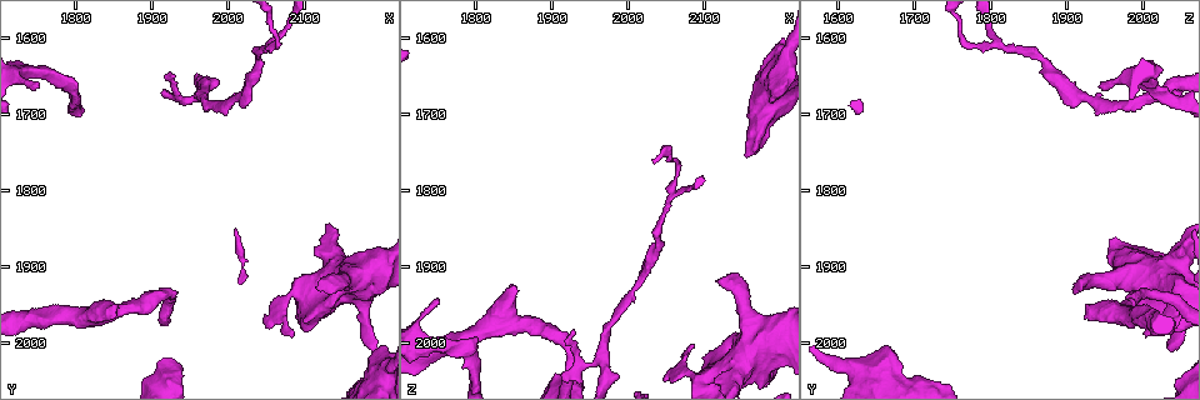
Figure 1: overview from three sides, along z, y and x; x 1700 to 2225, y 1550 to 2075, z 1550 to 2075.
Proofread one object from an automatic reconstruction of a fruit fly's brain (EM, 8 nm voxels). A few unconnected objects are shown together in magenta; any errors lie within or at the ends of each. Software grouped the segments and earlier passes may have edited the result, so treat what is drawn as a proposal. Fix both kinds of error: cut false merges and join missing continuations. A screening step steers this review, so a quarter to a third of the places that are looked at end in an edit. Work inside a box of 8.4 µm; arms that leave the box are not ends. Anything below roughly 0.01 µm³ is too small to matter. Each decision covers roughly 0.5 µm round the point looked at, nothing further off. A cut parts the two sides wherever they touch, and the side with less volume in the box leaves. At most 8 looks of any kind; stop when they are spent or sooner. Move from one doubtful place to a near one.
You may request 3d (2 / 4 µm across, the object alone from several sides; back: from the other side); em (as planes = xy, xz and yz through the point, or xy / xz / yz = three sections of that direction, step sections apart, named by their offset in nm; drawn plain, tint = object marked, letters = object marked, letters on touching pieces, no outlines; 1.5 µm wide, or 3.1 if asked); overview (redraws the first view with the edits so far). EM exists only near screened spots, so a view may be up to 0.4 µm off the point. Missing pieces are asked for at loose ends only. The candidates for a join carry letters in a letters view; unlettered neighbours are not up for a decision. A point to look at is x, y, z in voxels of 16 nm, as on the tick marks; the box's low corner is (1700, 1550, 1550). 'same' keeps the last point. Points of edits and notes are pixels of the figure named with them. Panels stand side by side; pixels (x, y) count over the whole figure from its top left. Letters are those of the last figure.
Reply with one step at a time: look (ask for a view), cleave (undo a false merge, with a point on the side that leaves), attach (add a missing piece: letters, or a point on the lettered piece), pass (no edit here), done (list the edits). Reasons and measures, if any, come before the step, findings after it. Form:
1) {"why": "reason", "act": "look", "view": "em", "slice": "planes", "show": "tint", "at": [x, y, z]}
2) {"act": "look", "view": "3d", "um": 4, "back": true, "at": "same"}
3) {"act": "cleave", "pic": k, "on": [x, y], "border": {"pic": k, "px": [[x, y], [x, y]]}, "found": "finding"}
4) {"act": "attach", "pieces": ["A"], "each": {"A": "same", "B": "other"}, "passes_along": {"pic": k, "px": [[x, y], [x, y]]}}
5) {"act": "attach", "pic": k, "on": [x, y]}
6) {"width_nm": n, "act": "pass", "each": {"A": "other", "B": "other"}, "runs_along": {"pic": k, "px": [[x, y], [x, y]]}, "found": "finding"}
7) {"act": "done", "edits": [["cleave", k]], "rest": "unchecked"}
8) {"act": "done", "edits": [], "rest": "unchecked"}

{"why": "branch stops here", "act": "look", "view": "3d", "um": 2, "at": [2120, 1930, 1920]}

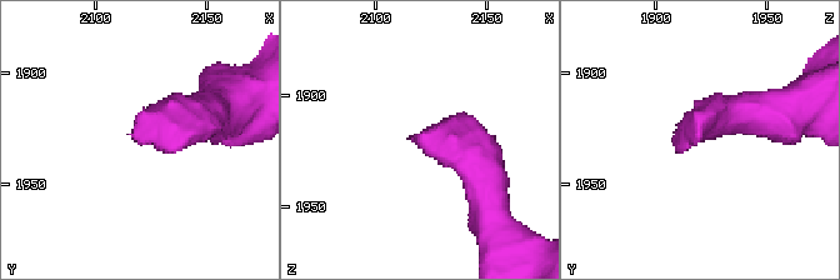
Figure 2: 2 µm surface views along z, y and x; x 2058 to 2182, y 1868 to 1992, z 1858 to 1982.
{"act": "look", "view": "em", "slice": "xz", "step": 8, "show": "tint", "at": [2118, 1930, 1921]}

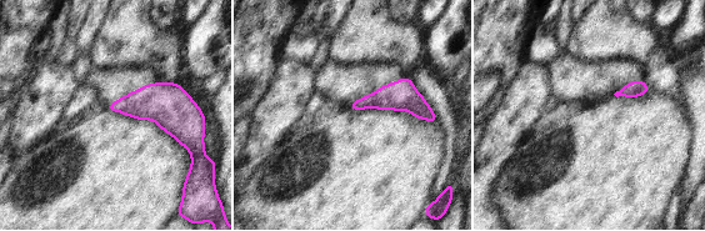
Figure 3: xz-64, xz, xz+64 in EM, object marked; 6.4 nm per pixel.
{"act": "look", "view": "em", "slice": "planes", "show": "letters", "at": "same"}

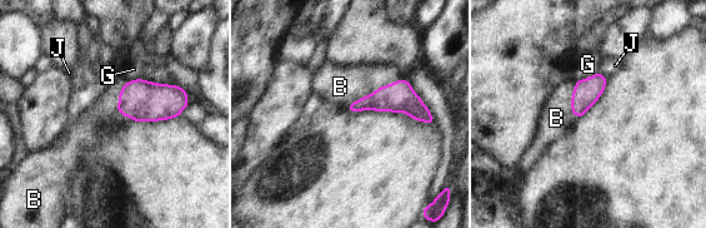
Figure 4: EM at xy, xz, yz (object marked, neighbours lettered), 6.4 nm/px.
{"act": "attach", "pieces": ["B"], "each": {"B": "same", "G": "other", "J": "other"}, "passes_along": {"pic": 4, "px": [[397, 97], [375, 92], [340, 87]]}, "found": "it goes on there"}

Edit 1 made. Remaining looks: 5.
{"act": "look", "view": "overview"}

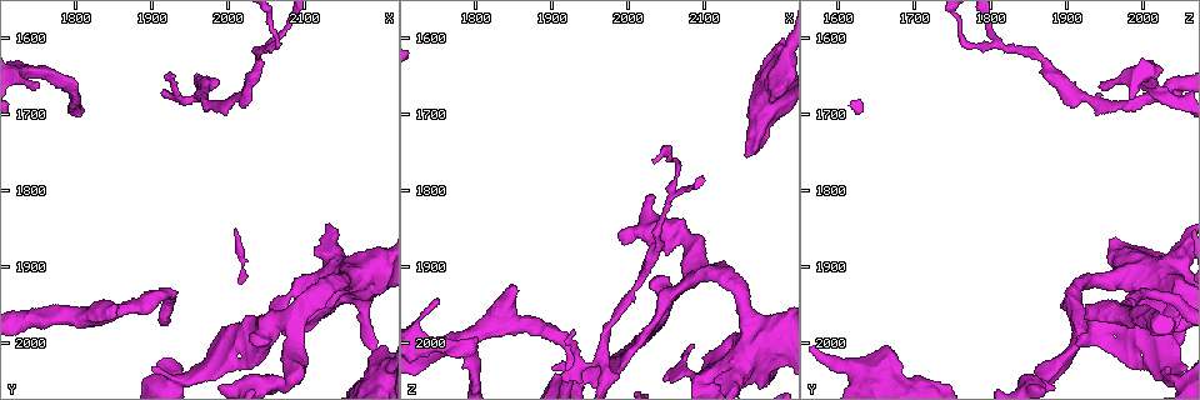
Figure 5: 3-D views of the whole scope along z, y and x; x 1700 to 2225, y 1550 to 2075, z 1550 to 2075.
{"why": "thick end", "act": "look", "view": "3d", "um": 2, "at": [1845, 1965, 1925]}

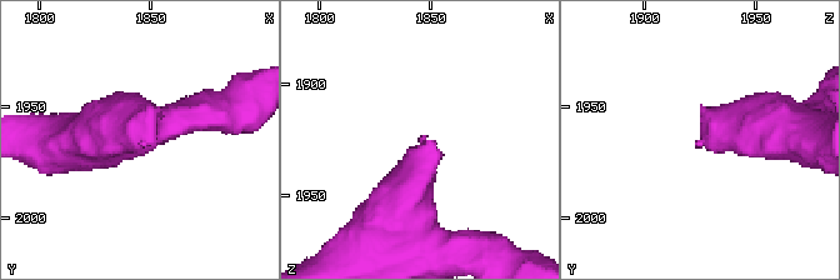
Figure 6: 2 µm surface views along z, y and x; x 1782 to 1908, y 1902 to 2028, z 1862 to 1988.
{"why": "shape alone is not enough", "act": "look", "view": "em", "slice": "yz", "step": 4, "show": "letters", "at": [1845, 1966, 1924]}

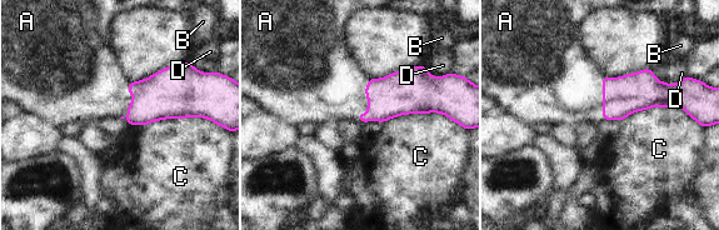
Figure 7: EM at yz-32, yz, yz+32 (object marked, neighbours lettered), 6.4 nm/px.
{"why": "another direction", "act": "look", "view": "em", "slice": "xz", "step": 4, "show": "letters", "at": "same"}

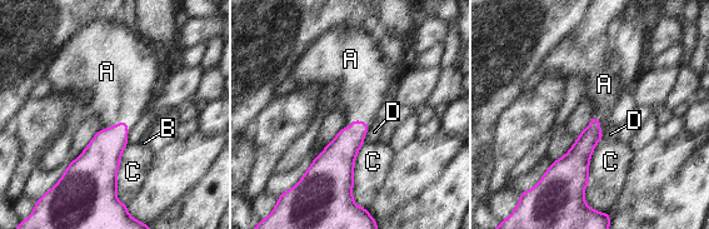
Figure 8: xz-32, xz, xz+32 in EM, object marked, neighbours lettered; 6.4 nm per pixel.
{"longest_contact_nm": ["C", 460], "act": "attach", "pieces": ["A"], "each": {"A": "same", "B": "other", "C": "other", "D": "other"}, "passes_along": {"pic": 8, "px": [[101, 158], [118, 124], [114, 85]]}, "found": "the cell continues"}

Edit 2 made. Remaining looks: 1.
{"act": "done", "edits": [["attach", 4], ["attach", 8]], "rest": "unchecked"}

